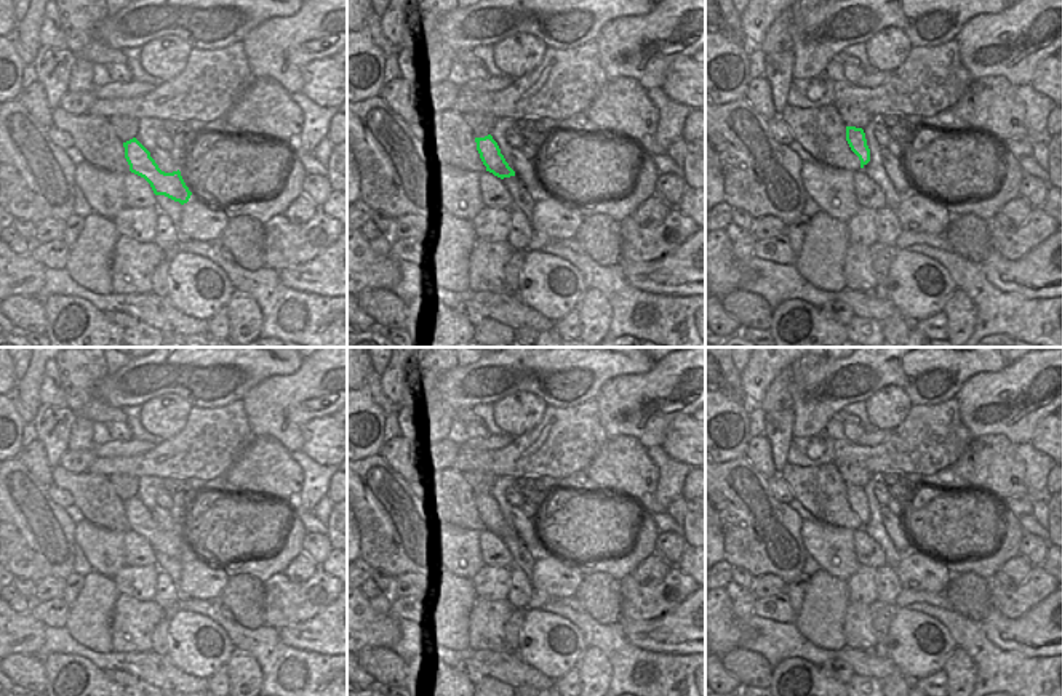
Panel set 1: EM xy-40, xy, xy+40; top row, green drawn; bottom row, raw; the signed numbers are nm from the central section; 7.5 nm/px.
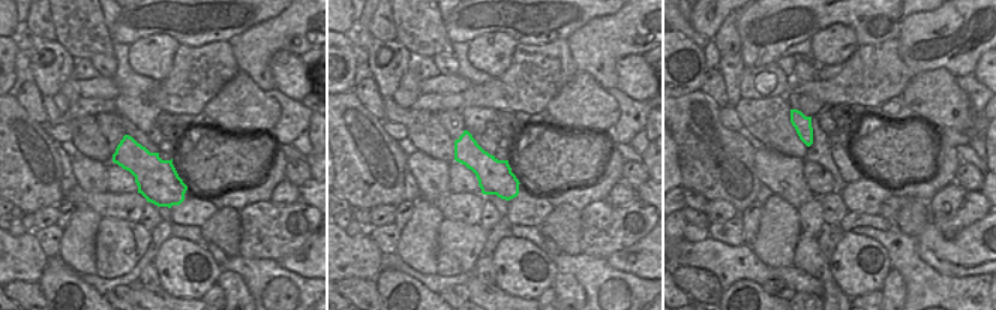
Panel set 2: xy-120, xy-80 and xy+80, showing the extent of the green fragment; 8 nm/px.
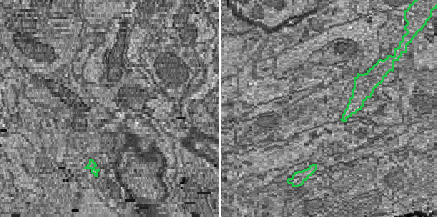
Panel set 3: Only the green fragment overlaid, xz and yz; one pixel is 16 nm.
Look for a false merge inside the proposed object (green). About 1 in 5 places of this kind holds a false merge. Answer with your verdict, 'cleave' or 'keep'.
keep

